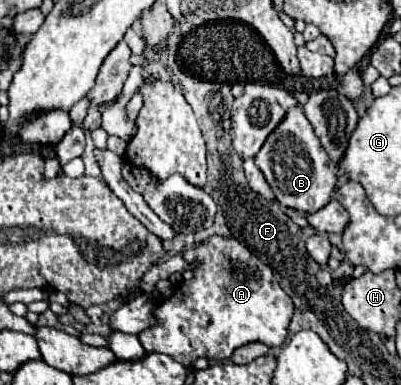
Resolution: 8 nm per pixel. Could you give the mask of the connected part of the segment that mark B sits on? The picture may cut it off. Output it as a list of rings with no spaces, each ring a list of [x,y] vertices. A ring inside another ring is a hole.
[[[301,106],[289,110],[289,116],[277,126],[277,132],[269,134],[255,156],[255,164],[263,172],[277,202],[283,208],[293,208],[301,214],[313,214],[327,206],[337,188],[337,168],[333,168],[333,162],[321,148]]]

